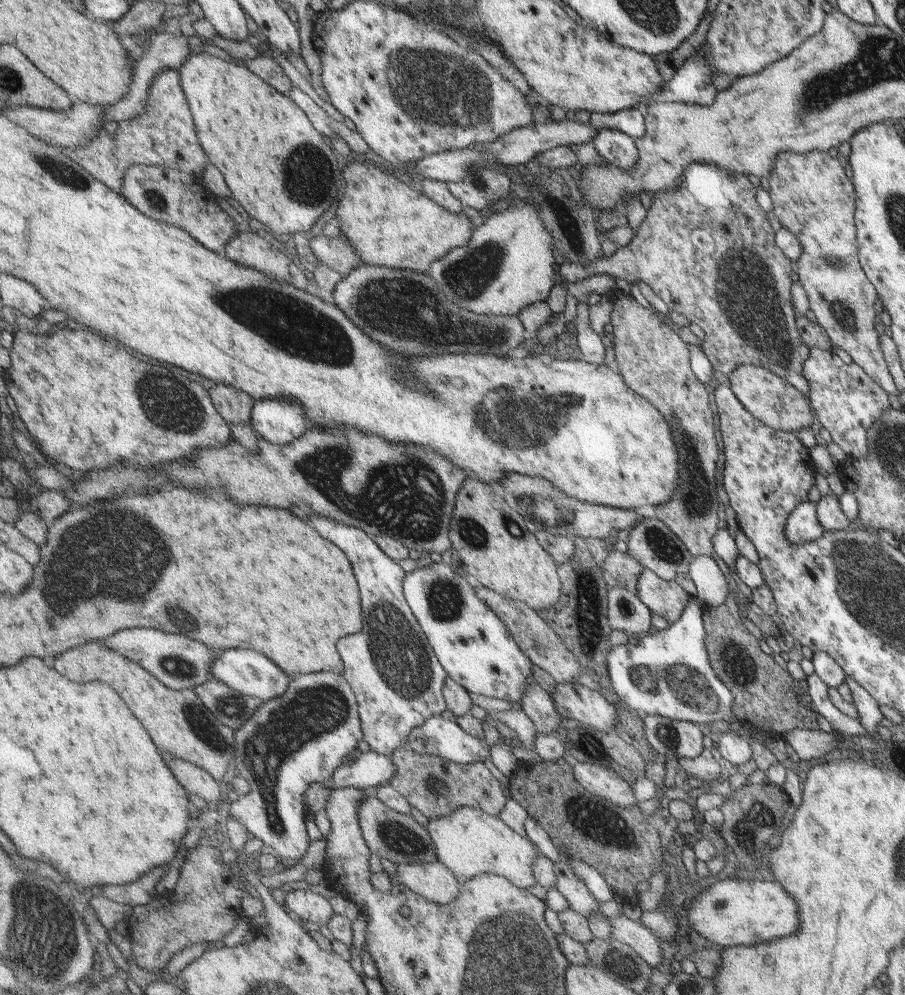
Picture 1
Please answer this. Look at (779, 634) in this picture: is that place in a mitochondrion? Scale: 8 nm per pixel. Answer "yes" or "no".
no

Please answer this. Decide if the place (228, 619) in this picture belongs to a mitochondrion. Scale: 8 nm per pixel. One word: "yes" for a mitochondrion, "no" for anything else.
no

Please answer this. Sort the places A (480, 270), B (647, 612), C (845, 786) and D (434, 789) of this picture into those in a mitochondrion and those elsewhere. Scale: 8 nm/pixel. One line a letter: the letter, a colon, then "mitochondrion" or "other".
A: mitochondrion
B: other
C: other
D: mitochondrion

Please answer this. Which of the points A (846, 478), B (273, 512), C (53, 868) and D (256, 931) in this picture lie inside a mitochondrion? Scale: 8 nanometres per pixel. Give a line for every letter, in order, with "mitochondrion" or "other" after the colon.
A: other
B: other
C: other
D: other

